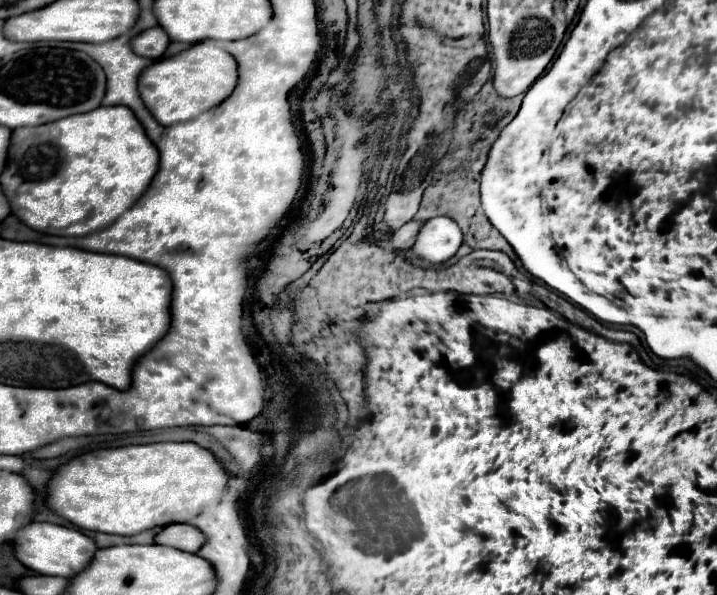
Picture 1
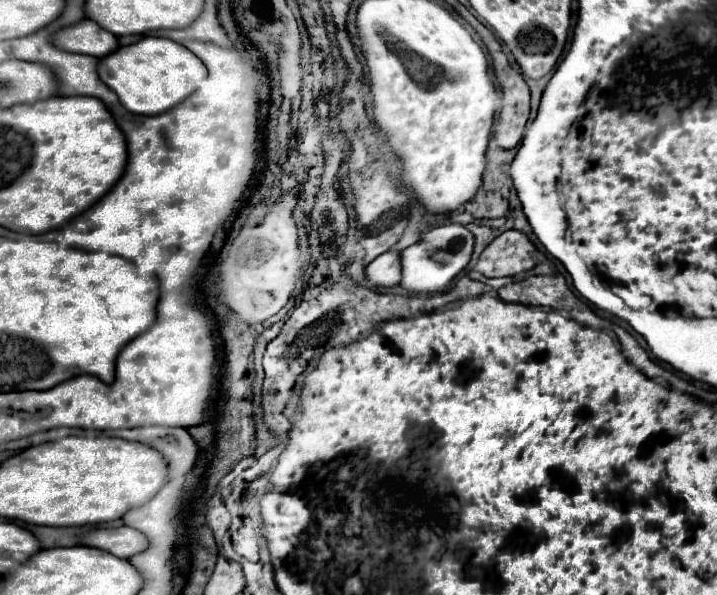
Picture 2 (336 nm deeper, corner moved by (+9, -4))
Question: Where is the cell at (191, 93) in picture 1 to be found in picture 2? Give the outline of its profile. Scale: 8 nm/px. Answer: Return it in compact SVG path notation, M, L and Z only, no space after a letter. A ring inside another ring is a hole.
M142 37L138 43L118 47L98 63L100 79L118 95L120 103L136 115L158 115L176 107L206 79L206 67L192 51L162 37Z

